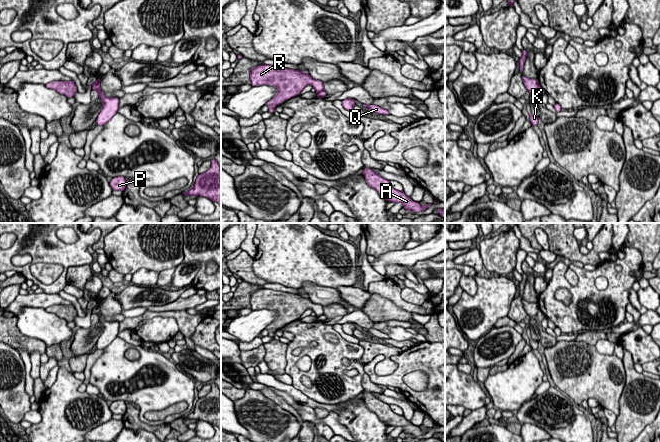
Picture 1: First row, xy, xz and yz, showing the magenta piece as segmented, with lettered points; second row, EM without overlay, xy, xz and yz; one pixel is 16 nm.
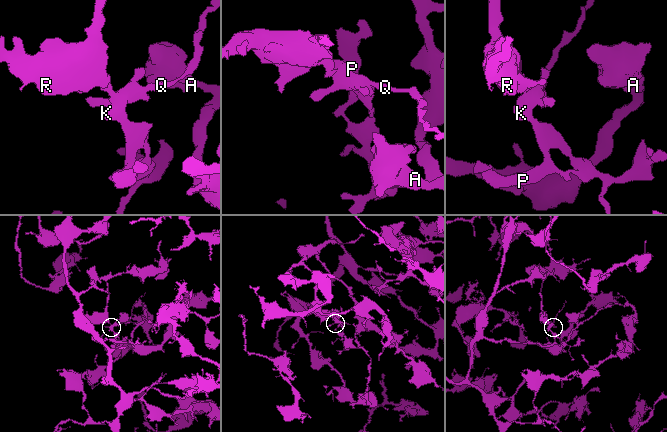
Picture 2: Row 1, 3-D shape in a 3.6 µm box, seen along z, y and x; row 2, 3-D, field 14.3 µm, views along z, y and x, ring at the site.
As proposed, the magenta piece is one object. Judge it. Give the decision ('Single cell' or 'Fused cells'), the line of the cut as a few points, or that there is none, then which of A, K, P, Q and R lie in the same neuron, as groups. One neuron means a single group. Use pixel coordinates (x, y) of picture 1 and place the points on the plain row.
Fused cells. Split along xy (99, 311), (95, 314). Groups: A R / K P Q

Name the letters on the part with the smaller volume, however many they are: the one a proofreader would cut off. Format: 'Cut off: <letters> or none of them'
Cut off: K, P, Q

